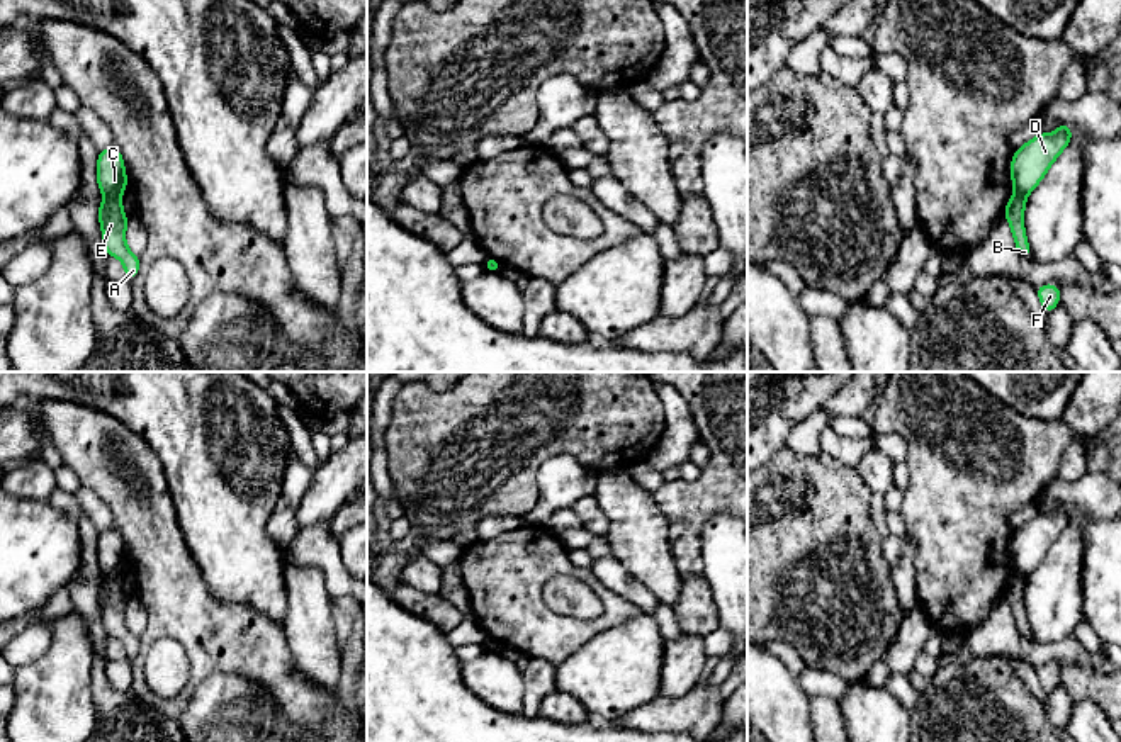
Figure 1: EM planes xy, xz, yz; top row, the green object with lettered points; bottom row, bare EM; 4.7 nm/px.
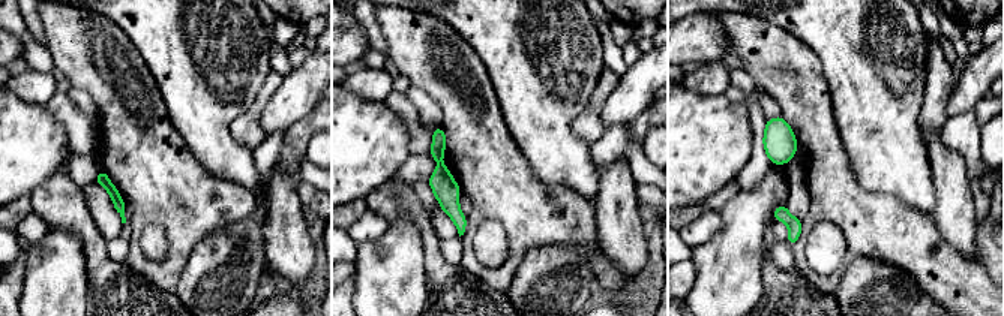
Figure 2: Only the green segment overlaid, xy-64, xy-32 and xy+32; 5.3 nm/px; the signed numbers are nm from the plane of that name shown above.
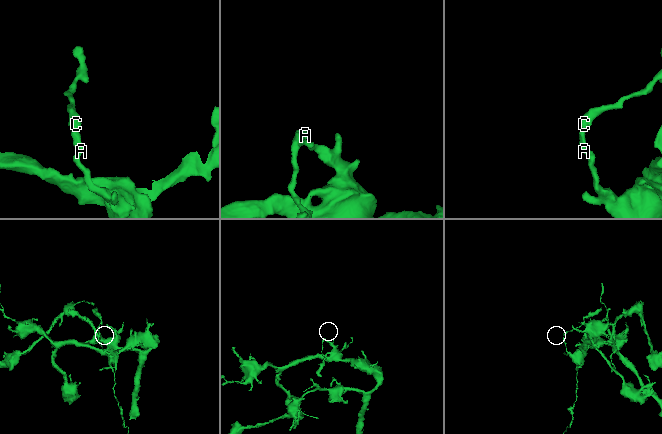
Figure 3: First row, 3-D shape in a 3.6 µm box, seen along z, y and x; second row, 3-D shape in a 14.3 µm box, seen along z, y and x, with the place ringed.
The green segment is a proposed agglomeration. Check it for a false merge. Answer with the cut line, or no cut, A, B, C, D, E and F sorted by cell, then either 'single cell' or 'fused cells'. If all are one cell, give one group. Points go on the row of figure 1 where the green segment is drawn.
xy (119, 194), (104, 197) | A B E F / C D | fused cells

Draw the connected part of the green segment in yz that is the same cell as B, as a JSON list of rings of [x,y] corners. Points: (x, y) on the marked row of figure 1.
[[[1014,192],[1011,200],[1007,202],[1007,207],[1004,209],[1004,217],[1011,224],[1011,231],[1012,231],[1017,251],[1024,258],[1031,258],[1031,248],[1024,231],[1024,207],[1026,207],[1026,199]]]

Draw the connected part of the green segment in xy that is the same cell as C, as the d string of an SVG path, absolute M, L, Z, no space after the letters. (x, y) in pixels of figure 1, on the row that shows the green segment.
M114 144L99 153L97 183L104 197L121 195L122 192L126 192L127 177L124 168L124 158Z

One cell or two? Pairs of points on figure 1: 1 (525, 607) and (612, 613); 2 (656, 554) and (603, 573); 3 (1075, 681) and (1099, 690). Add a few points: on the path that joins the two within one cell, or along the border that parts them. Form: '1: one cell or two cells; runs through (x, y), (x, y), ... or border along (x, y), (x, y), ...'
1: one cell; runs through (547, 629), (590, 629)
2: two cells; border along (614, 556), (653, 593)
3: one cell; runs through (1081, 681), (1094, 685)

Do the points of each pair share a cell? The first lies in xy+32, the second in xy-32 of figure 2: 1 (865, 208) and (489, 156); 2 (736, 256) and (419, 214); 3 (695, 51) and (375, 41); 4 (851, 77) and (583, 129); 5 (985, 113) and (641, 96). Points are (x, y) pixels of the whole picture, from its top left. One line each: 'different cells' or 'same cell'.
1: same cell
2: different cells
3: different cells
4: different cells
5: different cells

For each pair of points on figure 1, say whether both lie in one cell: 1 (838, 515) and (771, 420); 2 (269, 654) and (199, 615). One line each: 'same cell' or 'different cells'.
1: different cells
2: same cell

